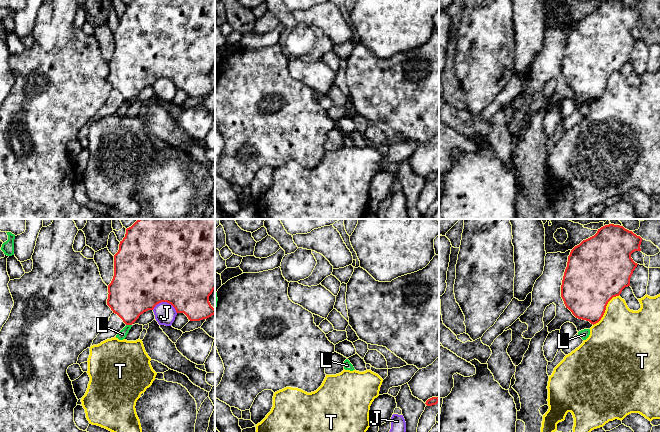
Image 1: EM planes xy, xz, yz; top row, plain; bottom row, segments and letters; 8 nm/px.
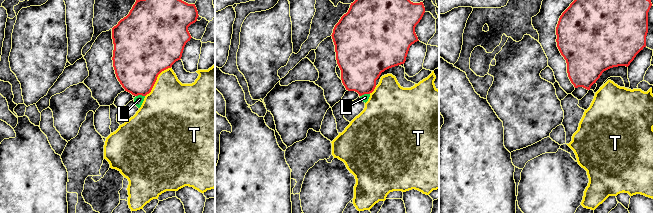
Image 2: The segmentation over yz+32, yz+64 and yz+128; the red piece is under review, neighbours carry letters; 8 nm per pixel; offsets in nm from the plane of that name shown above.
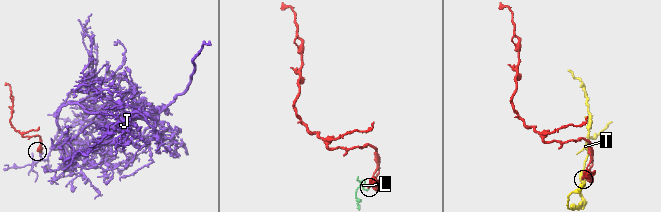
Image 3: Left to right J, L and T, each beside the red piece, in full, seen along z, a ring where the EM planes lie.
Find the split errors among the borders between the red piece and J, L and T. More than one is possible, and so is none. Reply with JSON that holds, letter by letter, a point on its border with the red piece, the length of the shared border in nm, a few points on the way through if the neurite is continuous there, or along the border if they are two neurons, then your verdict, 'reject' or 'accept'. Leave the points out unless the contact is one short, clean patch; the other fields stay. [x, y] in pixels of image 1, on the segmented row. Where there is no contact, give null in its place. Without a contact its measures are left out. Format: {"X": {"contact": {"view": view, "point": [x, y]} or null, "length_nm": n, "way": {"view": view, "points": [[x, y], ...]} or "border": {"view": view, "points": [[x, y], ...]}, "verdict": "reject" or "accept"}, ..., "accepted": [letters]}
{"J": {"contact": {"view": "xy", "point": [165, 301]}, "length_nm": 200, "verdict": "reject"}, "L": {"contact": {"view": "xy", "point": [129, 324]}, "length_nm": 50, "border": {"view": "xy", "points": [[126, 324], [131, 325]]}, "verdict": "reject"}, "T": {"contact": {"view": "yz", "point": [605, 309]}, "length_nm": 320, "verdict": "reject"}, "accepted": []}

